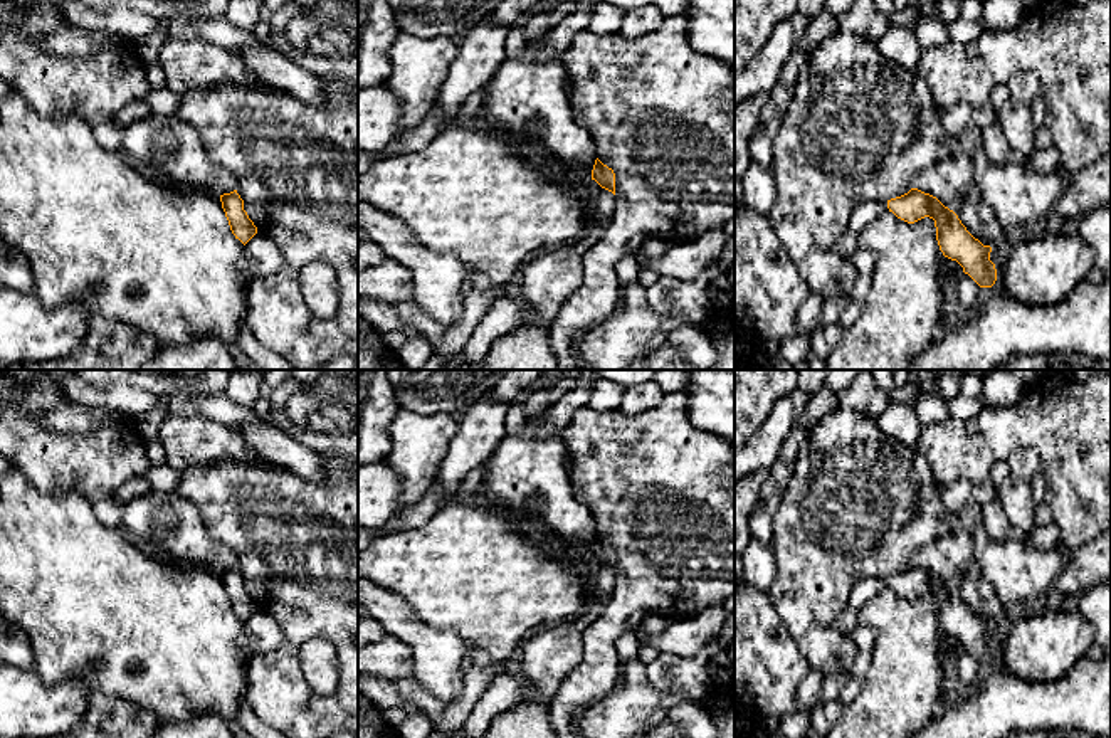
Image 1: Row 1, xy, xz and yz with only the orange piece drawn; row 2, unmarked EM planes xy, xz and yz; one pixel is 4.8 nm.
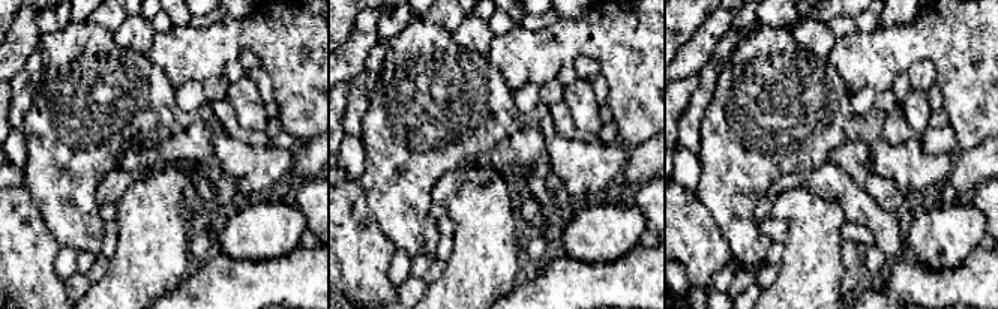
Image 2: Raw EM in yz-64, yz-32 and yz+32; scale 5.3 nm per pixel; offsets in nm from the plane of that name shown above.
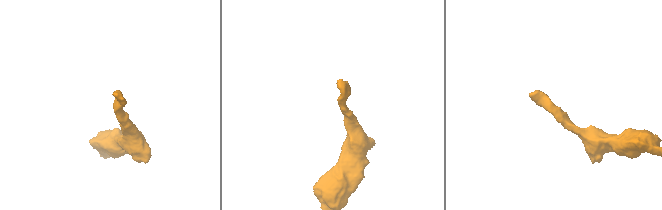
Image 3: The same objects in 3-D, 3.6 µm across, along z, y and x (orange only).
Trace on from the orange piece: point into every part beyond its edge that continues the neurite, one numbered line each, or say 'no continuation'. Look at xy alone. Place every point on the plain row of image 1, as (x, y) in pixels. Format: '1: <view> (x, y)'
no continuation

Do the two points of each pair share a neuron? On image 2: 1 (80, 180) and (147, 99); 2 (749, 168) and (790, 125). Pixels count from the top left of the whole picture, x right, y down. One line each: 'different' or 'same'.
1: same
2: same

